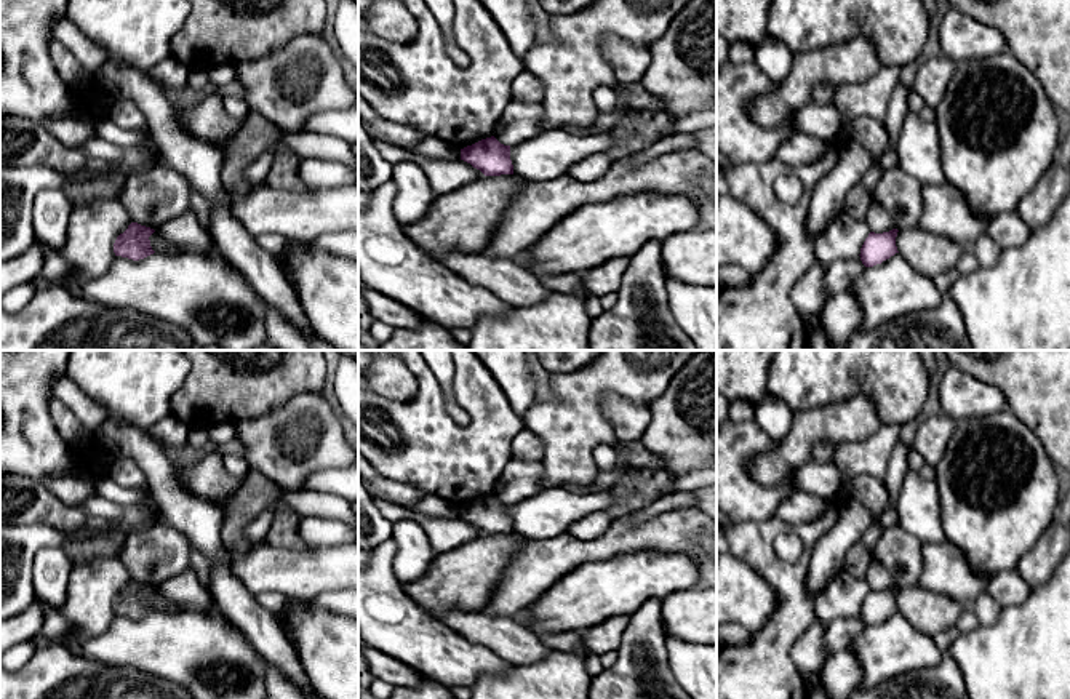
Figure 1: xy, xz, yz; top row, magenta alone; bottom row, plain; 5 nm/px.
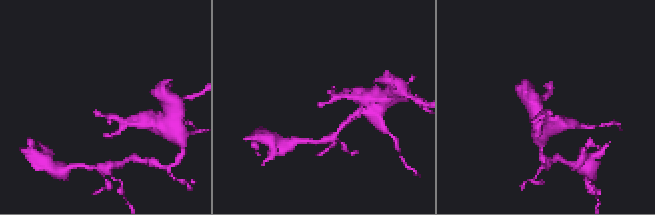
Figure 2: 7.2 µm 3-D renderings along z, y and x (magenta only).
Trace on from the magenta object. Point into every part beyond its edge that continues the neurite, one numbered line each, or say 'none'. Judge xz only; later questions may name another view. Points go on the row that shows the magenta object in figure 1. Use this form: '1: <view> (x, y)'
none

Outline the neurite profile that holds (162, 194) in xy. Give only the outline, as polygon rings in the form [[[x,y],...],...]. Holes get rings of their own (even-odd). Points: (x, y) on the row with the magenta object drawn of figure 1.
[[[162,163],[147,173],[126,176],[115,200],[126,208],[131,222],[155,230],[189,211],[190,186],[181,173]]]

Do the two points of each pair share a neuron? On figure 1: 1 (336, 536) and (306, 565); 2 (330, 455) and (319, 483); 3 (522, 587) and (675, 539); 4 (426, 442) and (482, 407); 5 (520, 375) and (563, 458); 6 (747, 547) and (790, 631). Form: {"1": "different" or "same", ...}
{"1": "different", "2": "different", "3": "same", "4": "same", "5": "different", "6": "same"}

